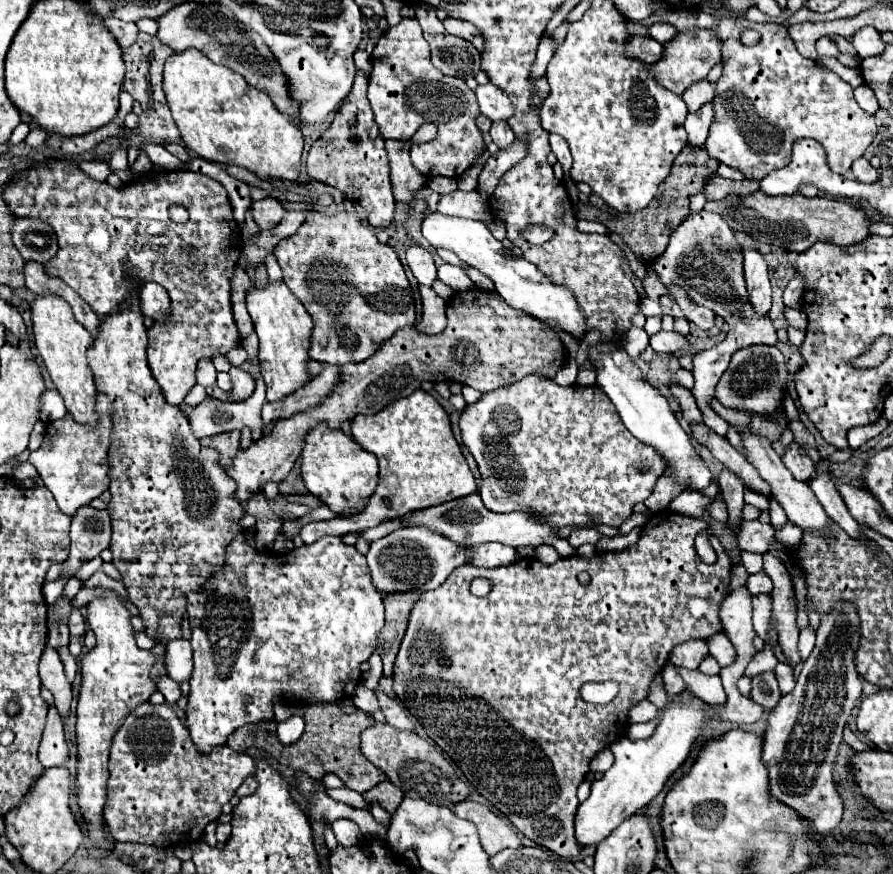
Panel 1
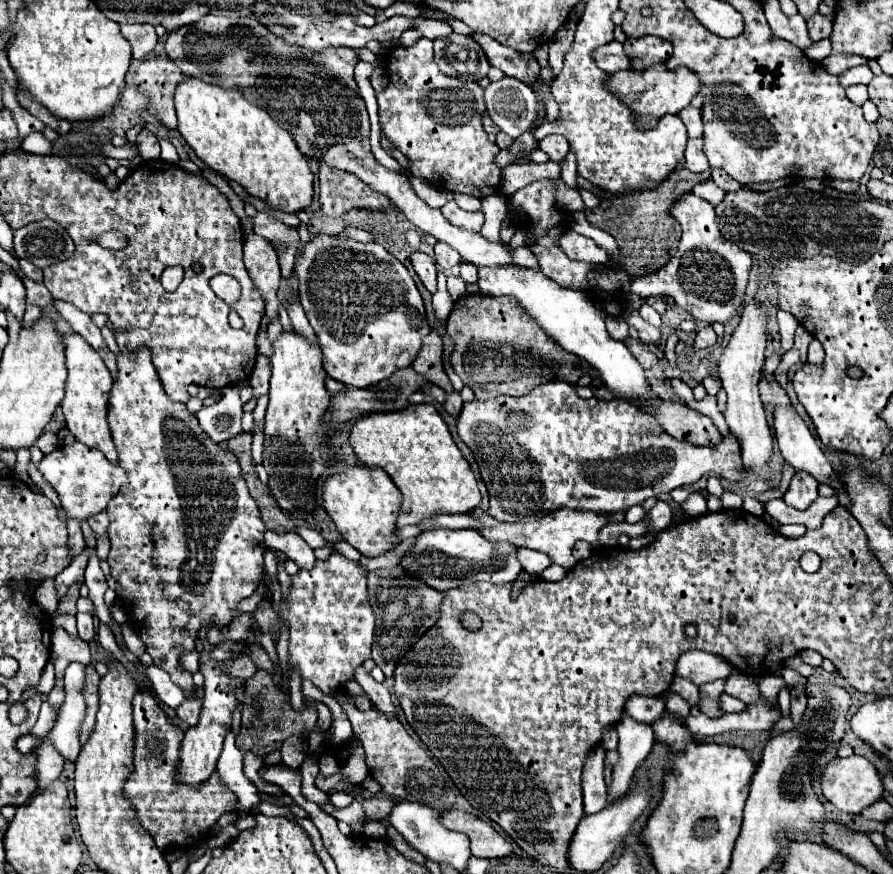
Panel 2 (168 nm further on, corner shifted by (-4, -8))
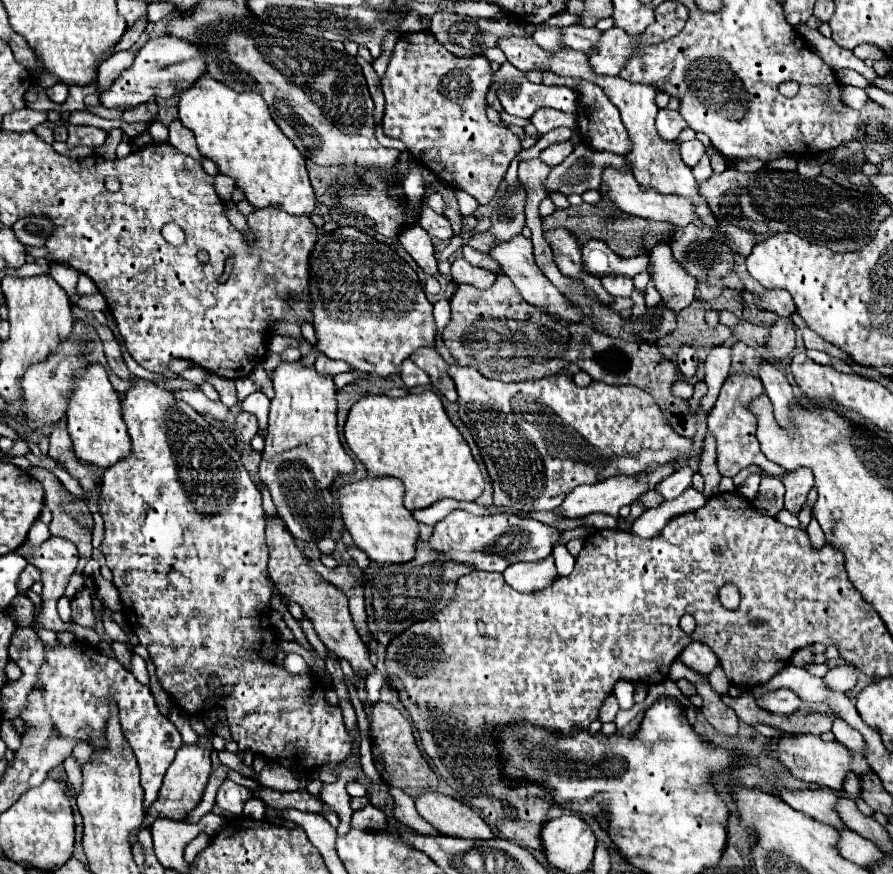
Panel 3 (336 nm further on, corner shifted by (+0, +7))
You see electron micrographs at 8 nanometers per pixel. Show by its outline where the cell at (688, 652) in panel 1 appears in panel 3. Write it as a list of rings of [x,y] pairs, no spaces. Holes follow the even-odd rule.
[[[691,642],[679,656],[683,660],[685,666],[693,668],[695,672],[699,674],[709,674],[715,666],[719,666],[719,660],[717,656],[713,654],[713,650],[705,644],[699,644],[699,642]]]

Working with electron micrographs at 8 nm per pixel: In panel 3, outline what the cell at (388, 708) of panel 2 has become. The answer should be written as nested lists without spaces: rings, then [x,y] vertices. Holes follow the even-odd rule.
[[[277,516],[267,518],[267,546],[271,552],[269,576],[275,584],[275,588],[279,590],[279,594],[297,602],[303,608],[305,616],[313,622],[317,636],[329,650],[333,650],[339,658],[347,658],[355,670],[363,670],[365,674],[369,674],[373,670],[373,666],[369,662],[369,652],[365,650],[365,644],[361,642],[357,628],[351,620],[351,614],[347,608],[347,596],[341,590],[337,590],[333,584],[323,580],[309,566],[307,556],[297,548],[295,538],[289,534],[283,520]]]

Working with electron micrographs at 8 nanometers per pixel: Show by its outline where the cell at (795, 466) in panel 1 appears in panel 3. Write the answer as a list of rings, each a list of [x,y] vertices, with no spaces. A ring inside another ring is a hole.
[[[801,468],[797,472],[789,472],[785,478],[781,478],[781,482],[785,484],[787,492],[785,492],[785,510],[789,510],[791,514],[799,514],[801,508],[807,502],[807,494],[813,486],[813,474],[807,468]]]

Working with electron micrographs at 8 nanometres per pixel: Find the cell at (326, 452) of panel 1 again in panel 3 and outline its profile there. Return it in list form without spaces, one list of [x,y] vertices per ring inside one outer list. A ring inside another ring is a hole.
[[[367,478],[339,488],[339,504],[345,526],[357,548],[377,564],[403,564],[415,556],[419,522],[403,506],[403,494],[403,484],[397,478]]]

